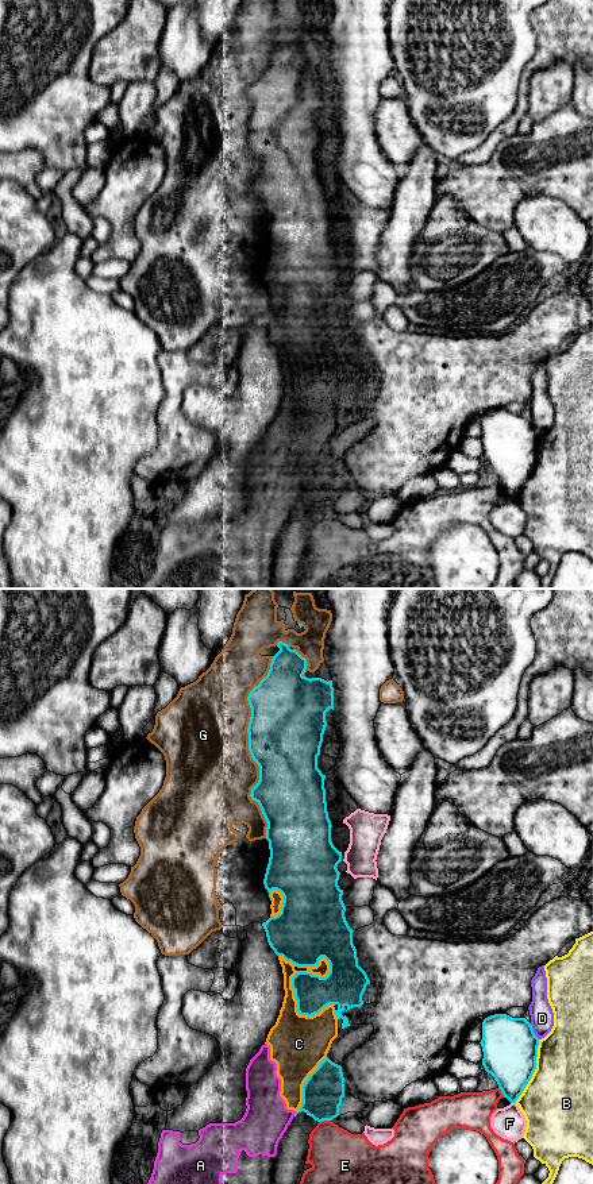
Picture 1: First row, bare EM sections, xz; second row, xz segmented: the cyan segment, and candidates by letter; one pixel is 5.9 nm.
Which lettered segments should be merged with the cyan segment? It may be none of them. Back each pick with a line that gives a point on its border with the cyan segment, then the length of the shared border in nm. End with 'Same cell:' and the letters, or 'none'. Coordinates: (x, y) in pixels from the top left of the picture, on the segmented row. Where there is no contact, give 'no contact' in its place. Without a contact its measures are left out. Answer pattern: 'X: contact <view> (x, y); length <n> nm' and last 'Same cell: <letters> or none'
Same cell: none

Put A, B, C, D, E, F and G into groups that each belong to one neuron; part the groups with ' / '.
A C / B / D / E / F / G

